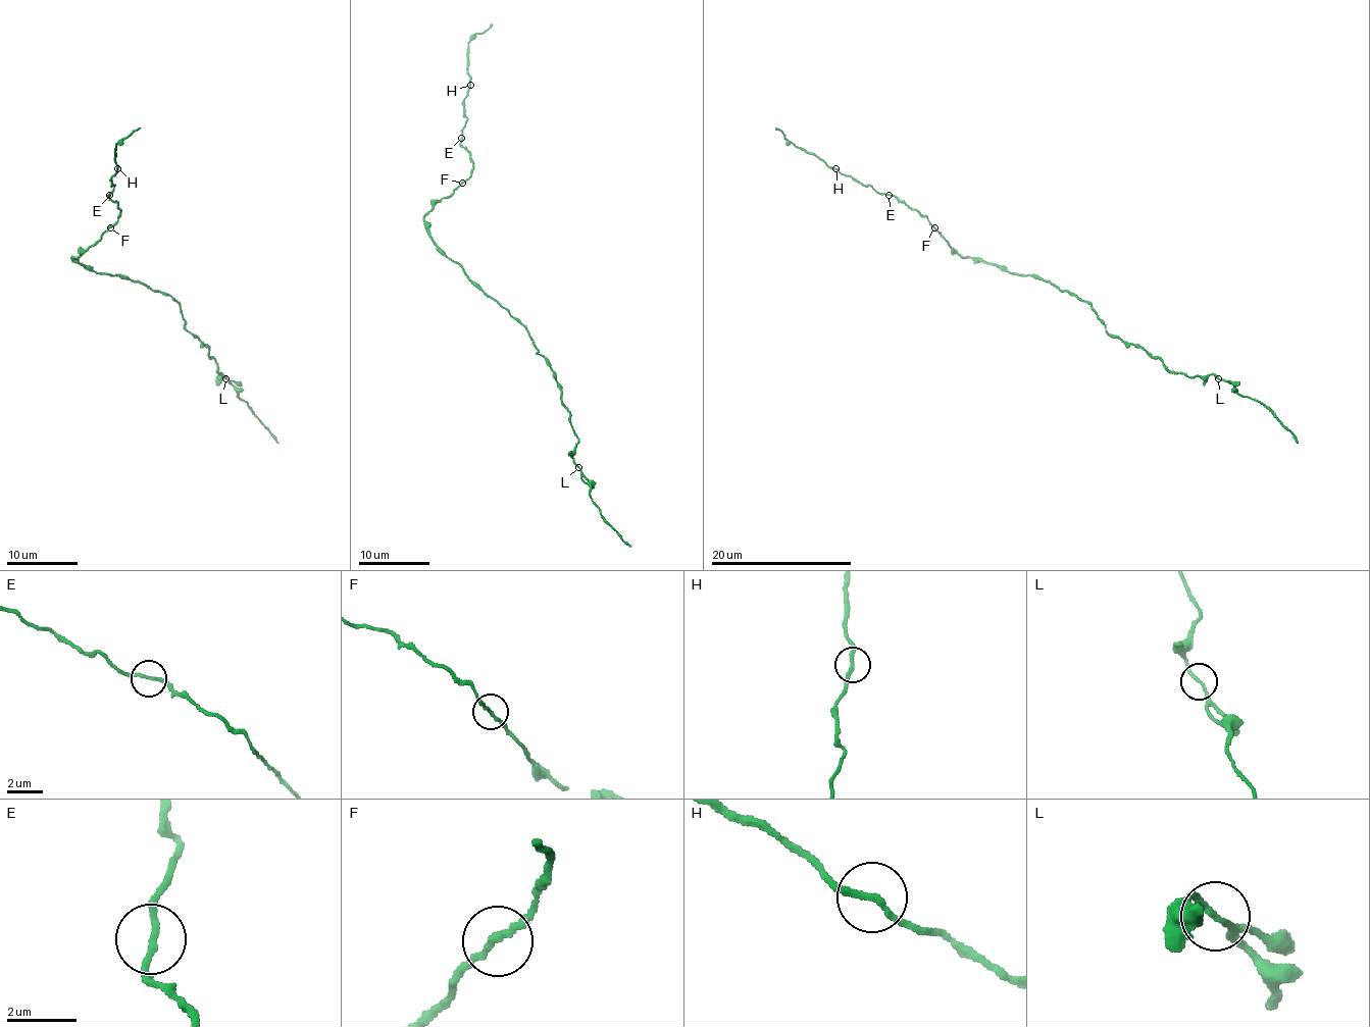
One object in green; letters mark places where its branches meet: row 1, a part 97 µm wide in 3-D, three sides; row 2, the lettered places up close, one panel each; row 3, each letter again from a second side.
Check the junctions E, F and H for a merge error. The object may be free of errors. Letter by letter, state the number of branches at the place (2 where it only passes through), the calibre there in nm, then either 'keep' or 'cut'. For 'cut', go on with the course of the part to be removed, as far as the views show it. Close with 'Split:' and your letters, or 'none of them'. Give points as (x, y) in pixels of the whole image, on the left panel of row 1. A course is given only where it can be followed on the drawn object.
E: branches 2; calibre 180 nm; keep
F: branches 2; calibre 190 nm; keep
H: branches 2; calibre 190 nm; keep
Split: none of them

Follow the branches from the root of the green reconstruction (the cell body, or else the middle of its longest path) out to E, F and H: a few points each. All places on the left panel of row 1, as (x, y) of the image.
E: (129, 278), (100, 274), (71, 257), (77, 257), (93, 245), (117, 220), (117, 204), (109, 195)
F: (129, 278), (100, 274), (71, 257), (77, 257), (110, 226)
H: (129, 278), (100, 274), (71, 257), (77, 257), (93, 245), (117, 220), (117, 204), (109, 197), (117, 168)

